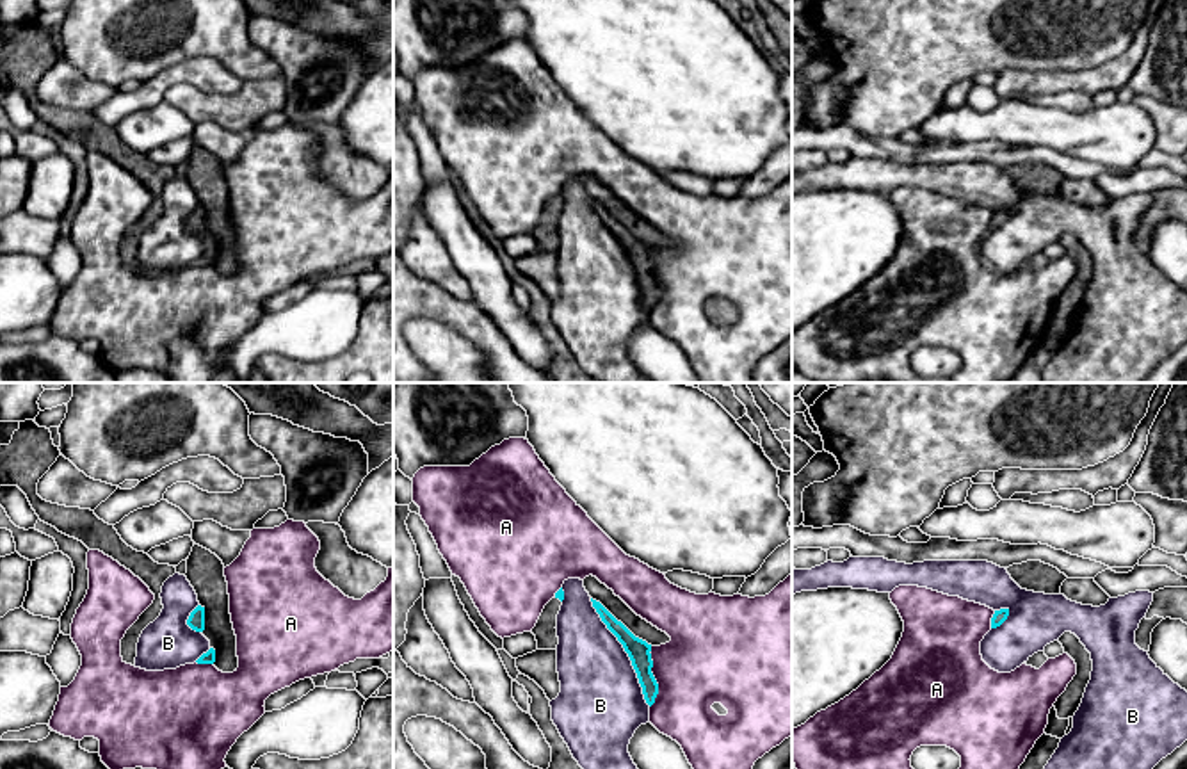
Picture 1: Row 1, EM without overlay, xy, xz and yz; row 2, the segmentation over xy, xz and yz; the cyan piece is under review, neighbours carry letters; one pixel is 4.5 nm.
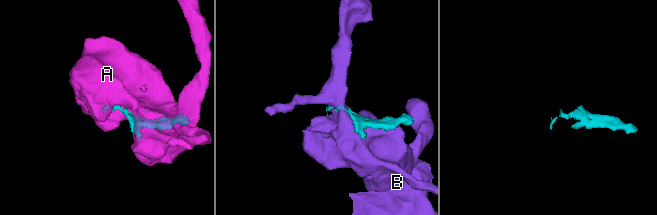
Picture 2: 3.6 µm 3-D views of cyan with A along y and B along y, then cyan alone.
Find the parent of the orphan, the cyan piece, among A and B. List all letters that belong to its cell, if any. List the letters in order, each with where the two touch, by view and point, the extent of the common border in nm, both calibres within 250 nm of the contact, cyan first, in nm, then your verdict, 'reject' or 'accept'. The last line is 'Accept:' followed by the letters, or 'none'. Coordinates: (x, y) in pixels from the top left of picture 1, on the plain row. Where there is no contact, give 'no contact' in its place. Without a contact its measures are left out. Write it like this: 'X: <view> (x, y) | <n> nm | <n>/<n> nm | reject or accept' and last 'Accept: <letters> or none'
A: xz (654, 278) | 280 nm | 100/380 nm | reject
B: xz (625, 251) | 550 nm | 100/380 nm | reject
Accept: none

